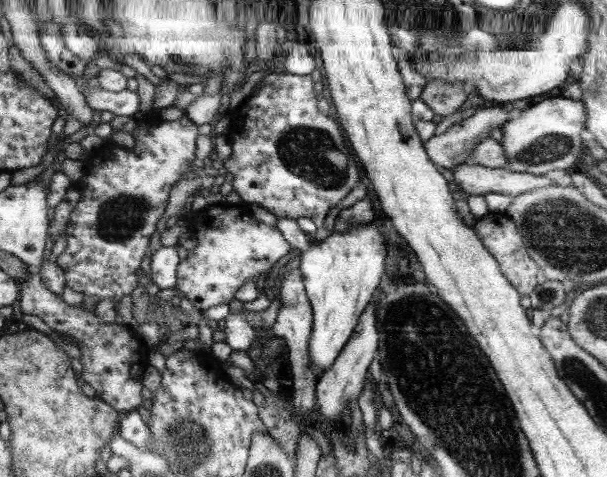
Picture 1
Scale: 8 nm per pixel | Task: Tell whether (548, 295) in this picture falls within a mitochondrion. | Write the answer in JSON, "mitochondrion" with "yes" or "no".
{"mitochondrion":"yes"}

